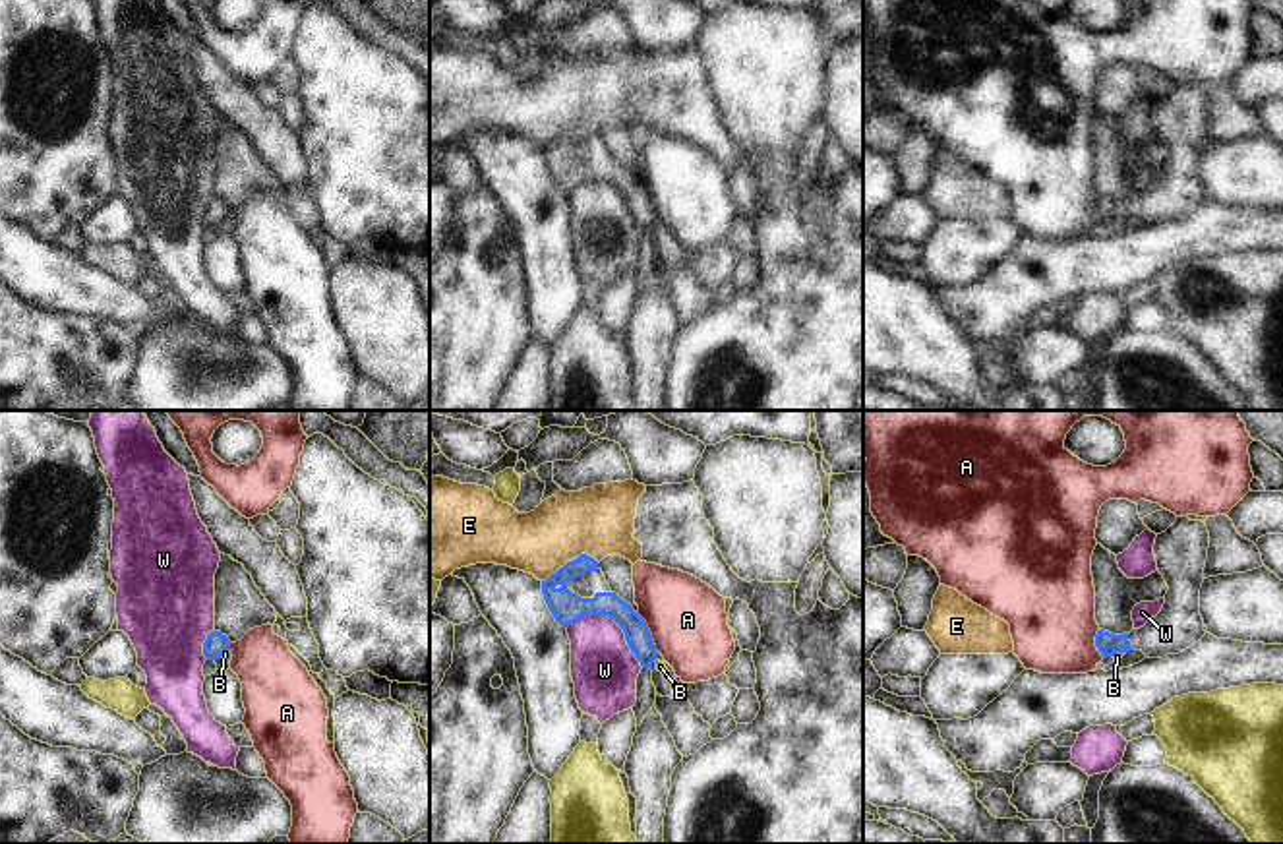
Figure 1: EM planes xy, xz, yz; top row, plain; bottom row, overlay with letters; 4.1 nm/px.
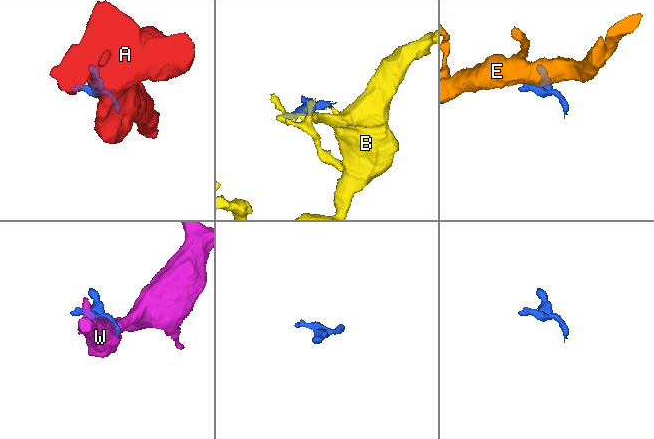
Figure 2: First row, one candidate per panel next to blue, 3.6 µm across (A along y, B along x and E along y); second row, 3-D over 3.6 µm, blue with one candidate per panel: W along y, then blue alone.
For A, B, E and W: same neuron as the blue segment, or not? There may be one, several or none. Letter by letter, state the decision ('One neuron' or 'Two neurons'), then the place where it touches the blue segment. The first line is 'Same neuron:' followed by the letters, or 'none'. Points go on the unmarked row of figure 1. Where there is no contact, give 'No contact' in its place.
Same neuron: none
A: Two neurons. Touches blue at xz (649, 198)
B: Two neurons. Touches blue at yz (1117, 217)
E: Two neurons. Touches blue at xz (569, 128)
W: Two neurons. Touches blue at xz (612, 184)

